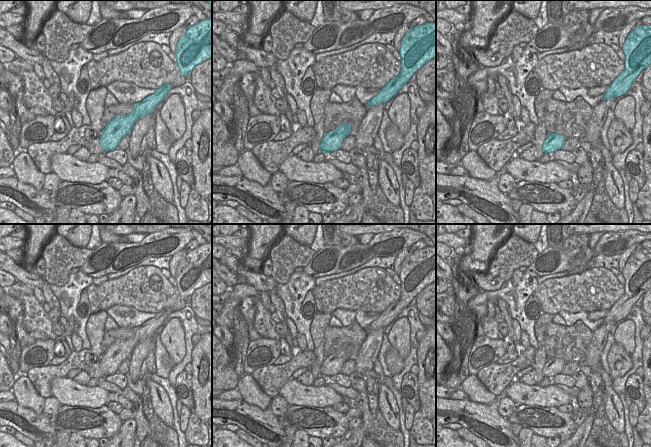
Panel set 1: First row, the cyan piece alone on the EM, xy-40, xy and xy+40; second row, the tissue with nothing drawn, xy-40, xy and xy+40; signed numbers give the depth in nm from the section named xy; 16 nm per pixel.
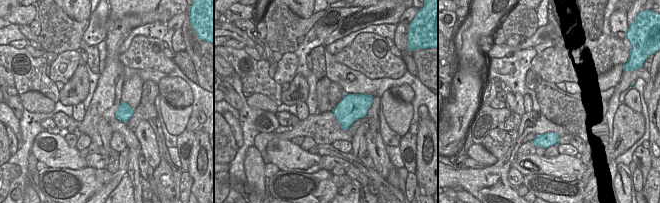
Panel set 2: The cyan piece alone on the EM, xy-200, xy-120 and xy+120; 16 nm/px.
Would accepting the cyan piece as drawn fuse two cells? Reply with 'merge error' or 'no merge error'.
no merge error

